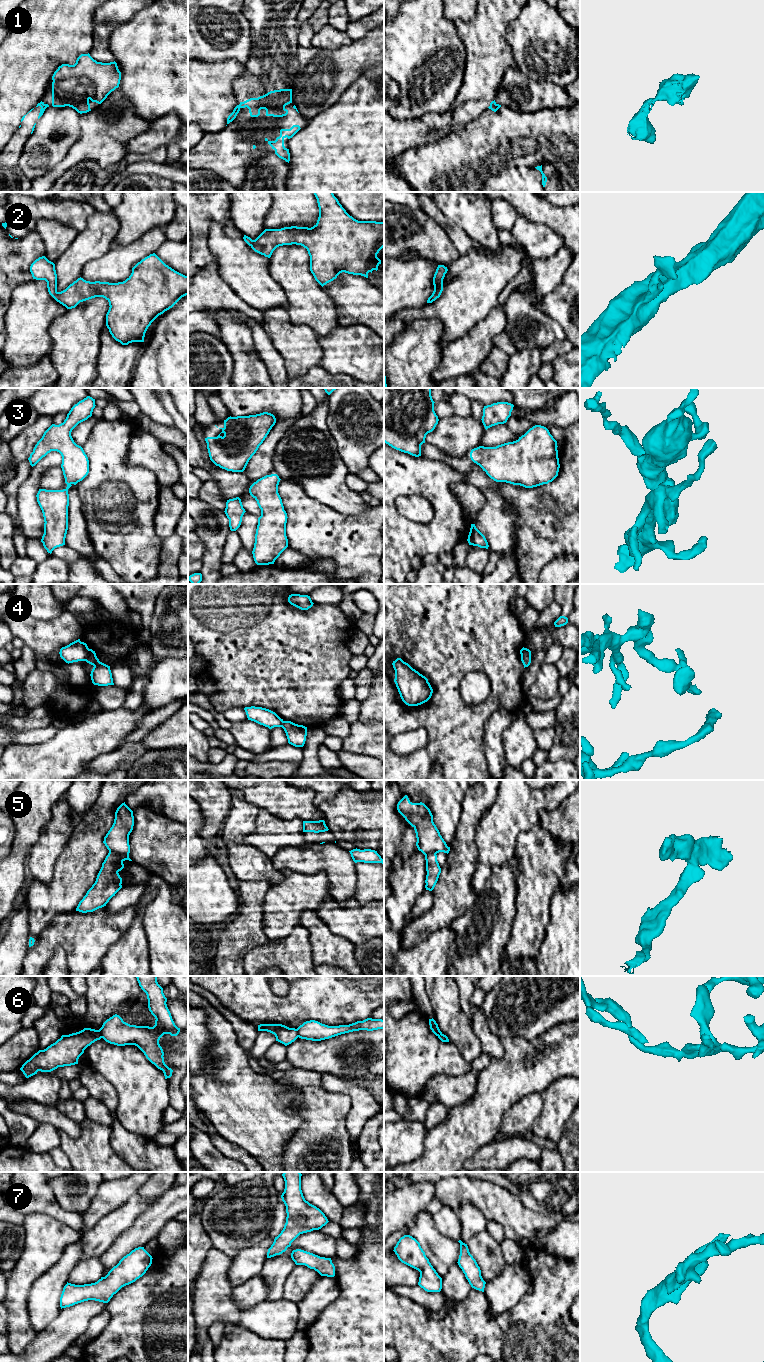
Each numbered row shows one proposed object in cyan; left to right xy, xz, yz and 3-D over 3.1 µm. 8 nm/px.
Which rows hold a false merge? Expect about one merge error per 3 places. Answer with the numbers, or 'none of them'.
1, 4, 5, 6

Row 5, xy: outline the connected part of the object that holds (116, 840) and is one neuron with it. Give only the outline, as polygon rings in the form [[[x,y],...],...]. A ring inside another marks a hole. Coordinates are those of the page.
[[[124,802],[117,808],[114,823],[104,837],[103,843],[109,852],[125,857],[129,856],[129,835],[133,830],[133,826],[133,811]]]

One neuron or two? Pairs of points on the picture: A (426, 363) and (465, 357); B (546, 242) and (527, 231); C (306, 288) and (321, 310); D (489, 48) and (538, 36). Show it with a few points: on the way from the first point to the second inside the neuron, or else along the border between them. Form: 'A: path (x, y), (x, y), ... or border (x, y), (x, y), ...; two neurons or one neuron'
A: border (445, 345), (441, 361), (430, 377); two neurons
B: path (541, 242), (532, 236); one neuron
C: path (306, 293), (316, 305); one neuron
D: border (512, 20), (506, 41), (515, 66); two neurons

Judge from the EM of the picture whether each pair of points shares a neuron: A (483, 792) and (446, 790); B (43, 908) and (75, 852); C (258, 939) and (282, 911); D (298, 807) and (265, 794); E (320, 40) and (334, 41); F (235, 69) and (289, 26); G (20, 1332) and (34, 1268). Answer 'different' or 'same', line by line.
A: different
B: same
C: different
D: same
E: same
F: different
G: same

